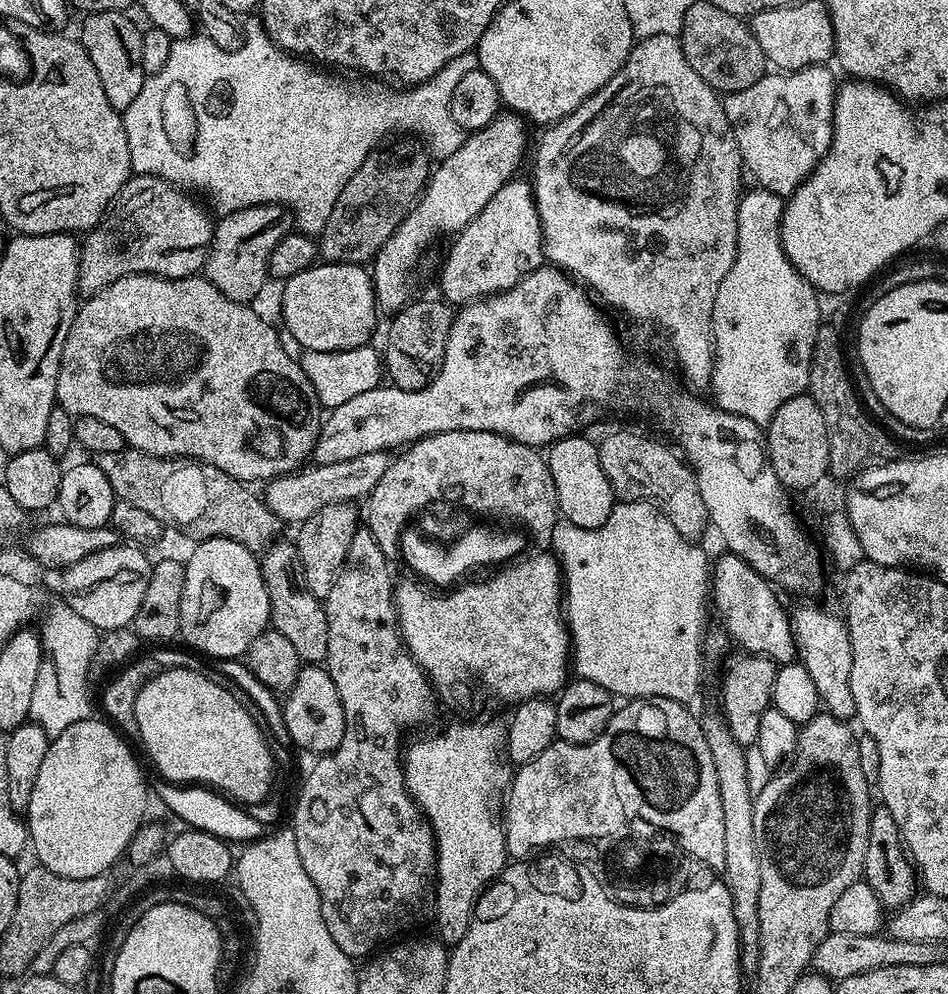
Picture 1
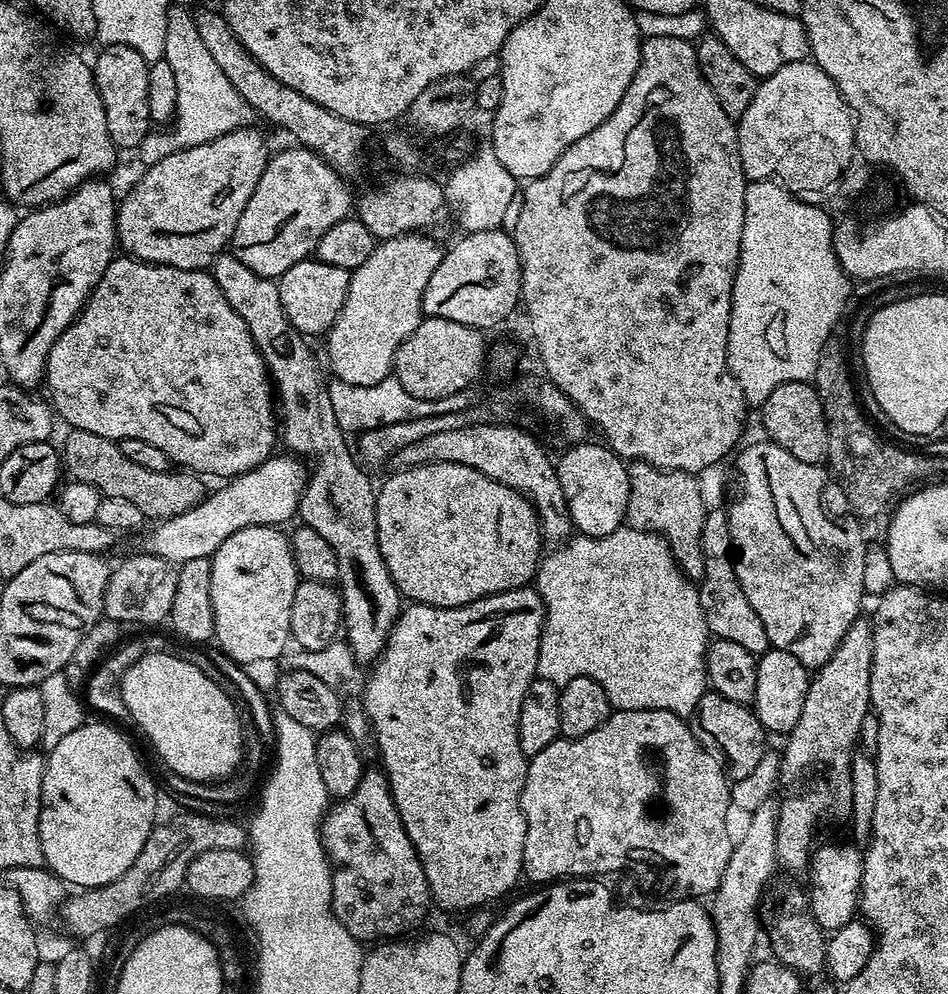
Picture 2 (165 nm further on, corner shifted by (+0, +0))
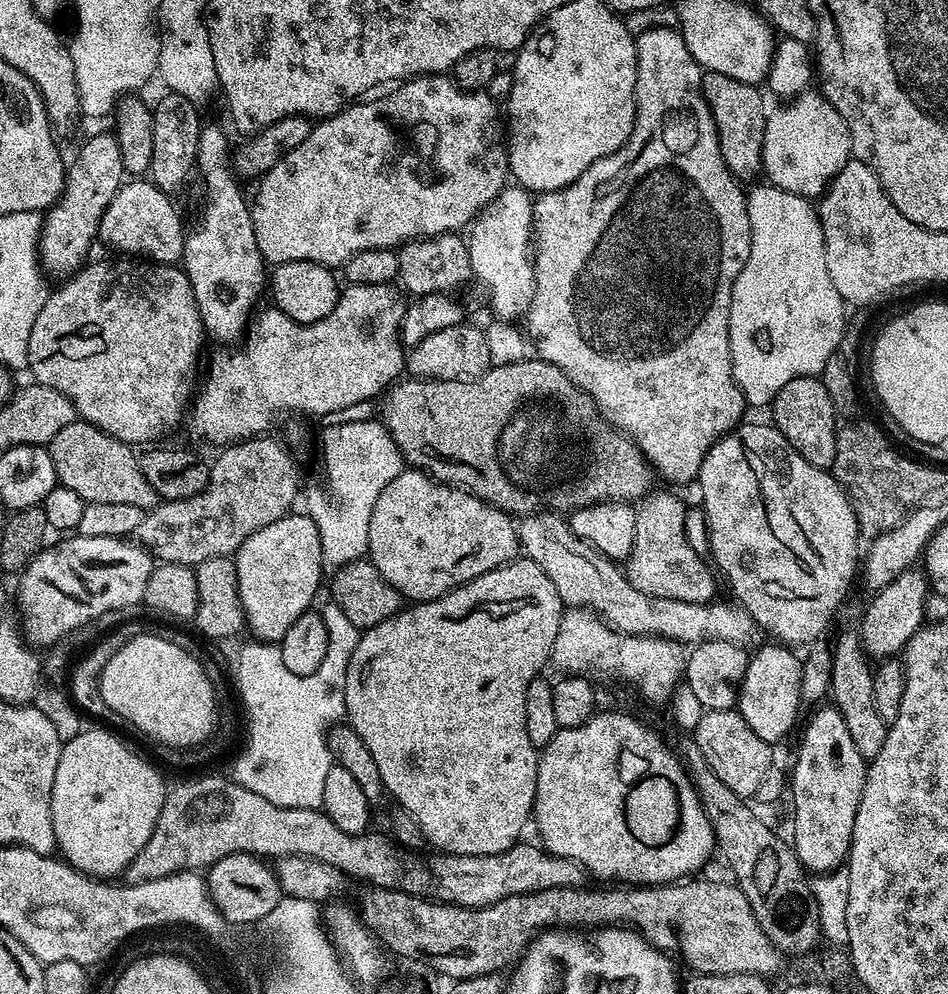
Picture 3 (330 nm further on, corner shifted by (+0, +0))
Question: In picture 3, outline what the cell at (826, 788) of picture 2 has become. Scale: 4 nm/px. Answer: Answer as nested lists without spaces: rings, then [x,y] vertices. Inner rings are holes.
[[[920,570],[903,572],[894,582],[881,588],[871,597],[872,601],[860,620],[860,647],[872,658],[892,658],[903,653],[912,635],[925,623],[924,603],[928,596],[930,597],[928,577]]]

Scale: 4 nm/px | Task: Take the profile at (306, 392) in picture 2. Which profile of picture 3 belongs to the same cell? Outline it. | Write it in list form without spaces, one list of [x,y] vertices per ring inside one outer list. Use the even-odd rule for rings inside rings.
[[[205,123],[201,127],[196,168],[204,175],[205,208],[201,210],[200,217],[196,220],[196,229],[185,235],[182,267],[194,290],[194,298],[204,323],[205,333],[211,339],[213,336],[214,339],[221,340],[224,343],[221,345],[232,346],[243,337],[254,315],[254,309],[261,303],[260,295],[263,292],[265,295],[266,261],[264,255],[258,250],[258,242],[254,238],[254,222],[249,201],[247,199],[244,201],[244,192],[239,184],[241,181],[230,163],[228,136],[216,124]]]

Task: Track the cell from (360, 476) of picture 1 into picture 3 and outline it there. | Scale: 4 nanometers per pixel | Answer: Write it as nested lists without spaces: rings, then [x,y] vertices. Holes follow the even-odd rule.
[[[537,510],[523,517],[518,531],[523,555],[546,570],[546,578],[554,582],[554,590],[558,590],[565,605],[588,609],[617,632],[625,632],[628,636],[665,636],[681,646],[695,646],[716,639],[748,646],[758,633],[756,619],[739,603],[691,604],[654,598],[642,594],[642,590],[634,590],[625,569],[574,534],[571,523],[555,511]]]

